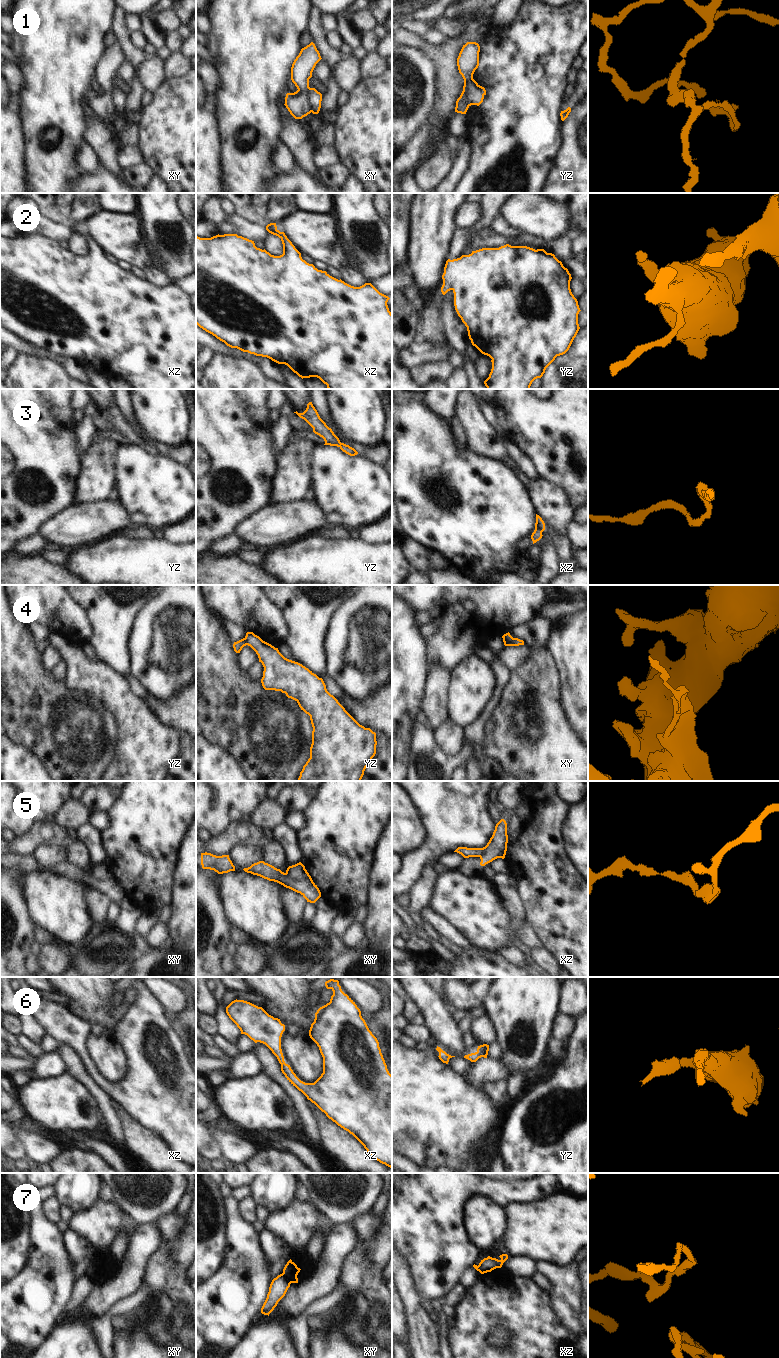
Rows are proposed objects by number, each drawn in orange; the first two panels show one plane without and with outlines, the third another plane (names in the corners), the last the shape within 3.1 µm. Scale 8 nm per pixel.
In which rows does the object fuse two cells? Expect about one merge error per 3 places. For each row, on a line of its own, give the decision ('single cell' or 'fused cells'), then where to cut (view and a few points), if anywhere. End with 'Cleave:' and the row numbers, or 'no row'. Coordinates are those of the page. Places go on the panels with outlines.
1: fused cells; cut yz (473, 79), (462, 95), (462, 100), (468, 106)
2: single cell; cut none
3: single cell; cut none
4: fused cells; cut xy (512, 637), (505, 645)
5: single cell; cut none
6: single cell; cut none
7: fused cells; cut xy (282, 1273), (290, 1283)
Cleave: 1, 4, 7

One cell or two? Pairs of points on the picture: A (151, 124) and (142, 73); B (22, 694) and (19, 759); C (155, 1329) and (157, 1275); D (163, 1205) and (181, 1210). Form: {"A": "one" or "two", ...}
{"A": "two", "B": "two", "C": "one", "D": "two"}

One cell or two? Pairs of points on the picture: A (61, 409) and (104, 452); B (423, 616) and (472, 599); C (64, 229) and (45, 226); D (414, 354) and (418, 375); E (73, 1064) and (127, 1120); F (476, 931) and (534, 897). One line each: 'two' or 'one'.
A: two
B: two
C: one
D: two
E: two
F: two

